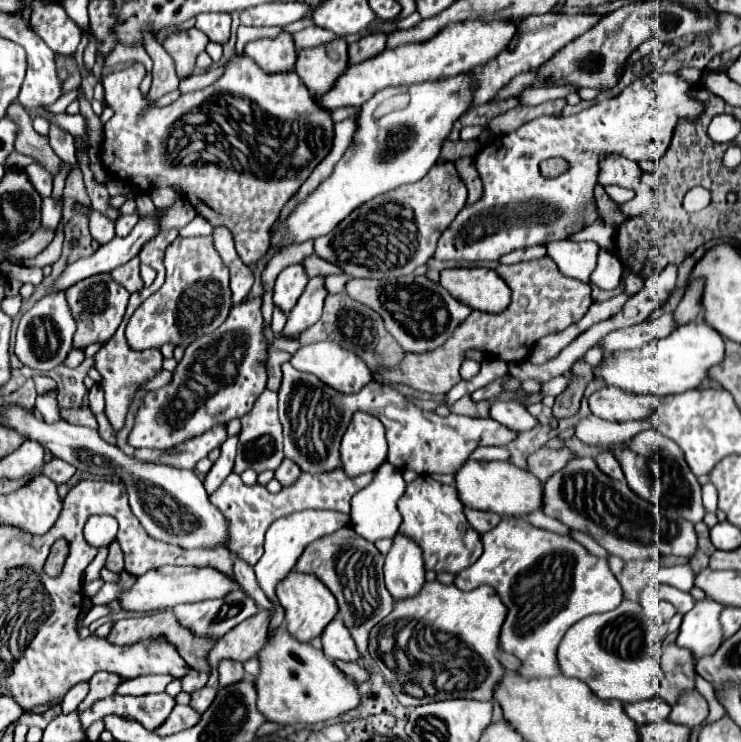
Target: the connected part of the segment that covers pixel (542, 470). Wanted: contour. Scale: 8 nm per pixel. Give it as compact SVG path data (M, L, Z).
M563 446L559 450L553 450L553 448L541 448L537 452L533 452L529 458L527 458L527 468L529 472L533 472L537 478L541 478L541 482L545 482L549 476L553 476L555 472L559 472L561 468L567 466L567 462L571 462L577 454Z

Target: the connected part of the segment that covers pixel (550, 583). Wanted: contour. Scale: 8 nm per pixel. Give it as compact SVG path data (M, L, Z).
M503 518L499 526L489 530L489 534L481 536L481 542L483 542L481 558L473 566L461 570L455 576L455 586L461 590L473 590L481 584L487 584L493 586L495 592L501 596L501 602L509 610L501 630L501 650L515 654L523 662L519 668L519 676L527 680L559 676L561 668L557 662L557 648L561 638L581 618L617 608L623 600L619 580L613 576L605 558L593 556L585 546L575 542L571 536L559 536L549 530L535 528L523 518Z

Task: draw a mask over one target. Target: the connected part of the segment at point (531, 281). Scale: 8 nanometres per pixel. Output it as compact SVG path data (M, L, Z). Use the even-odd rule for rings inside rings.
M545 254L543 258L517 262L517 264L499 264L495 272L511 286L513 302L501 314L487 314L487 312L471 312L471 316L455 330L455 334L437 350L429 354L407 354L401 370L381 372L377 378L385 378L387 382L405 382L417 390L429 394L443 394L449 392L453 384L461 380L459 366L463 362L463 354L469 348L479 348L487 352L491 358L499 358L505 362L521 362L529 356L533 344L551 332L559 332L585 316L591 300L589 284L569 278L559 272L557 264Z

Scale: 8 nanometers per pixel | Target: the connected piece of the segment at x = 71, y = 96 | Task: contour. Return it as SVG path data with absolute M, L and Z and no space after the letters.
M72 91L66 94L63 94L59 99L52 105L44 105L45 110L53 112L53 114L59 114L65 112L66 108L71 104L73 100L77 97L77 91Z

